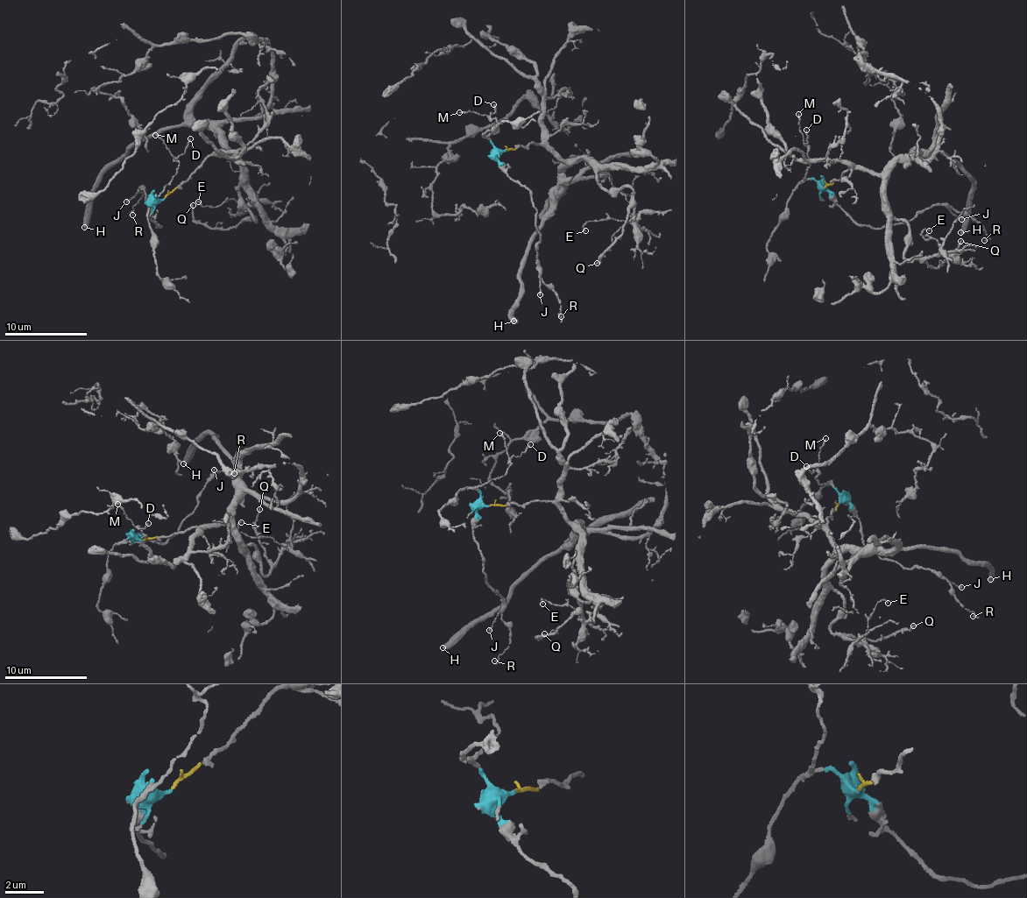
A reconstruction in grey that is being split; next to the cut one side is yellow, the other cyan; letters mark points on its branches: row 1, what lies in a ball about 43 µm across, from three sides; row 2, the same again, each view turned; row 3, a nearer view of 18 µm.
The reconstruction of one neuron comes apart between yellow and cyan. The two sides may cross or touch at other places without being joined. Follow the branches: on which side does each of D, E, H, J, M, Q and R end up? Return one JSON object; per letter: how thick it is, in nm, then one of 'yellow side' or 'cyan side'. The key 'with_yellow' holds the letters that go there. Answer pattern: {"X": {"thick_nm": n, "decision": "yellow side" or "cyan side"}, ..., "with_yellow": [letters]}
{"D": {"thick_nm": 110, "decision": "cyan side"}, "E": {"thick_nm": 90, "decision": "yellow side"}, "H": {"thick_nm": 400, "decision": "yellow side"}, "J": {"thick_nm": 160, "decision": "cyan side"}, "M": {"thick_nm": 140, "decision": "cyan side"}, "Q": {"thick_nm": 170, "decision": "yellow side"}, "R": {"thick_nm": 160, "decision": "cyan side"}, "with_yellow": ["E", "H", "Q"]}

